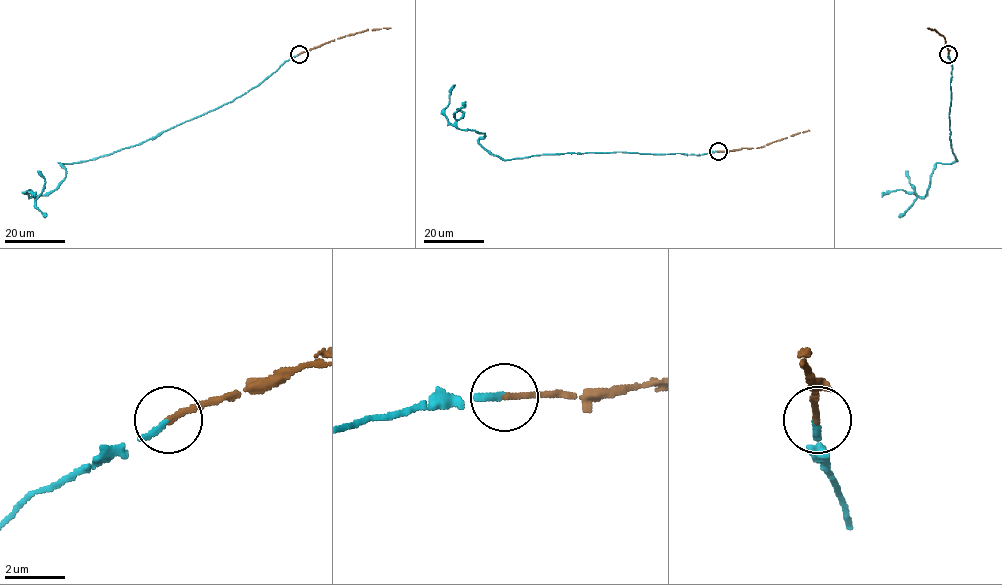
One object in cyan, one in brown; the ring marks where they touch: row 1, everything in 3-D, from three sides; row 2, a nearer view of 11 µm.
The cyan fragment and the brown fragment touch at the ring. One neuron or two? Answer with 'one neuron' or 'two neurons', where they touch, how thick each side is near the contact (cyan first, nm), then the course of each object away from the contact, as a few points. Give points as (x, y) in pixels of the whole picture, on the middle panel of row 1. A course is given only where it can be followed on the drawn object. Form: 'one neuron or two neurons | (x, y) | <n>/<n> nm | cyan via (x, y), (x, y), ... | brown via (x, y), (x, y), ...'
one neuron | (718, 151) | 160/200 nm | cyan via (718, 152), (559, 153), (502, 160), (480, 143), (483, 134), (456, 128), (449, 122), (444, 109), (453, 85) | brown via (718, 152), (764, 146), (809, 131)

